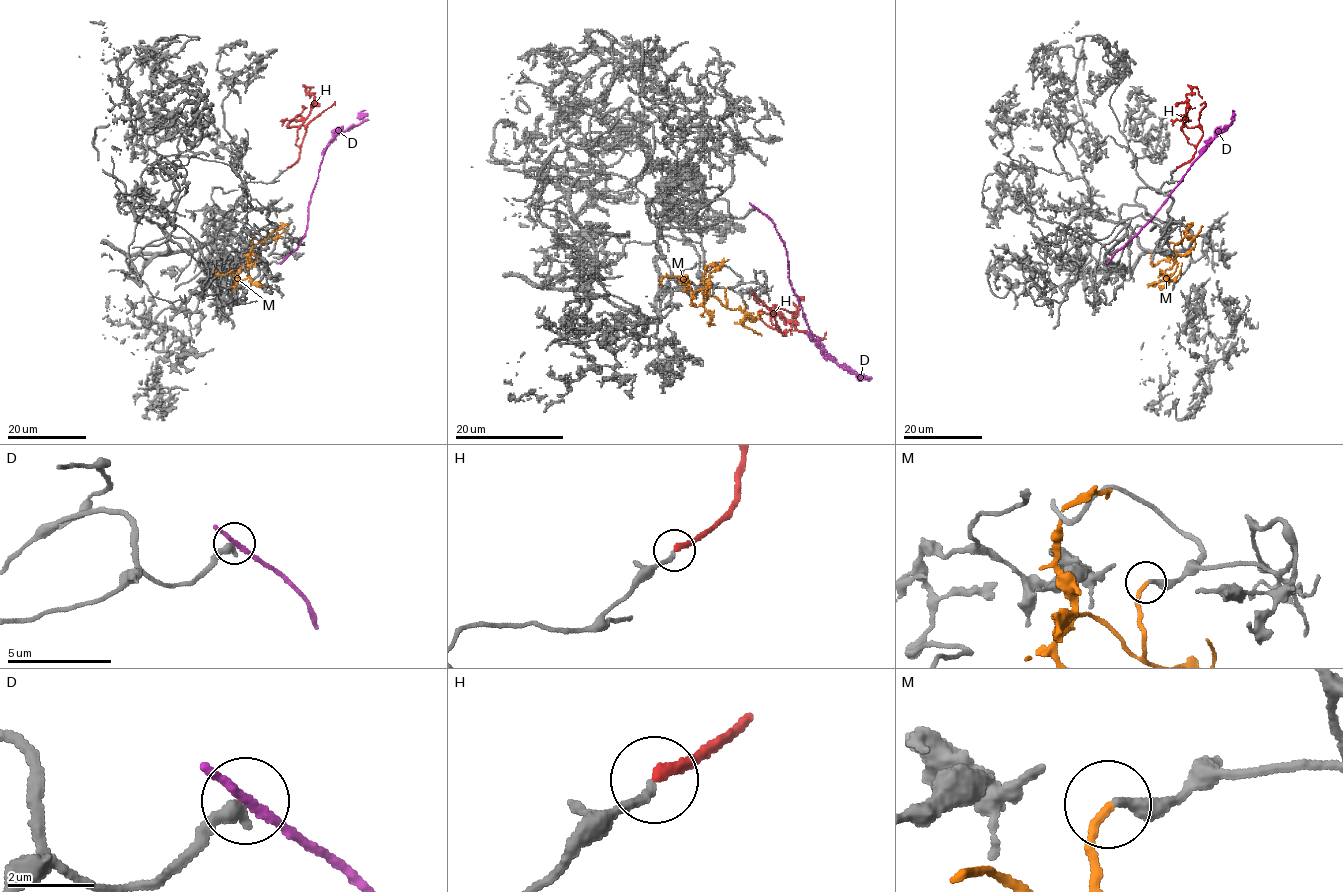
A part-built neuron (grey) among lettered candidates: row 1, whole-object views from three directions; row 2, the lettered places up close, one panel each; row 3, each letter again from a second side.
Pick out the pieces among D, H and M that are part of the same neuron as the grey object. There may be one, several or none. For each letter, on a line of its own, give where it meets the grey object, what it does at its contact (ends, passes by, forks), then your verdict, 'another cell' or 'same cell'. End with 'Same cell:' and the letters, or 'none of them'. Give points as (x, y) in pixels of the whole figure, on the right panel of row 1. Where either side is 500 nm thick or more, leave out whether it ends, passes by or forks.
D: meets grey at (1110, 260); it passes by; another cell
H: meets grey at (1176, 168); it ends there; another cell
M: meets grey at (1168, 241); it ends there; same cell
Same cell: M

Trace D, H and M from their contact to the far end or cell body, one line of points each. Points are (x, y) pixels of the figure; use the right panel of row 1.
D: (1110, 260), (1162, 204), (1207, 145), (1230, 124), (1232, 110)
H: (1176, 168), (1187, 162), (1196, 150), (1182, 129), (1186, 95), (1193, 87), (1202, 98)
M: (1167, 241), (1179, 244), (1181, 241), (1173, 248), (1177, 267), (1169, 281), (1163, 272), (1160, 274), (1167, 269)

